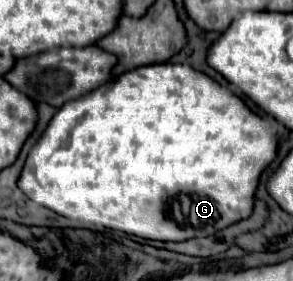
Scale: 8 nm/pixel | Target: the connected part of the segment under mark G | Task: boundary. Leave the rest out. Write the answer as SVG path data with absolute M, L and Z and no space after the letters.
M157 63L149 67L139 67L135 71L123 73L121 77L111 79L109 83L101 85L99 89L87 93L81 99L65 103L55 117L51 119L49 127L33 147L33 151L27 157L27 163L19 177L19 189L35 203L53 209L55 213L81 221L81 223L93 223L103 225L107 229L123 231L129 235L137 235L143 239L153 241L187 241L193 237L209 237L215 235L221 229L227 229L229 225L243 221L251 217L253 205L255 205L255 191L259 185L259 177L273 163L277 155L277 131L271 121L261 119L257 113L253 113L245 101L231 93L227 87L223 87L213 77L195 71L191 65L181 63Z

